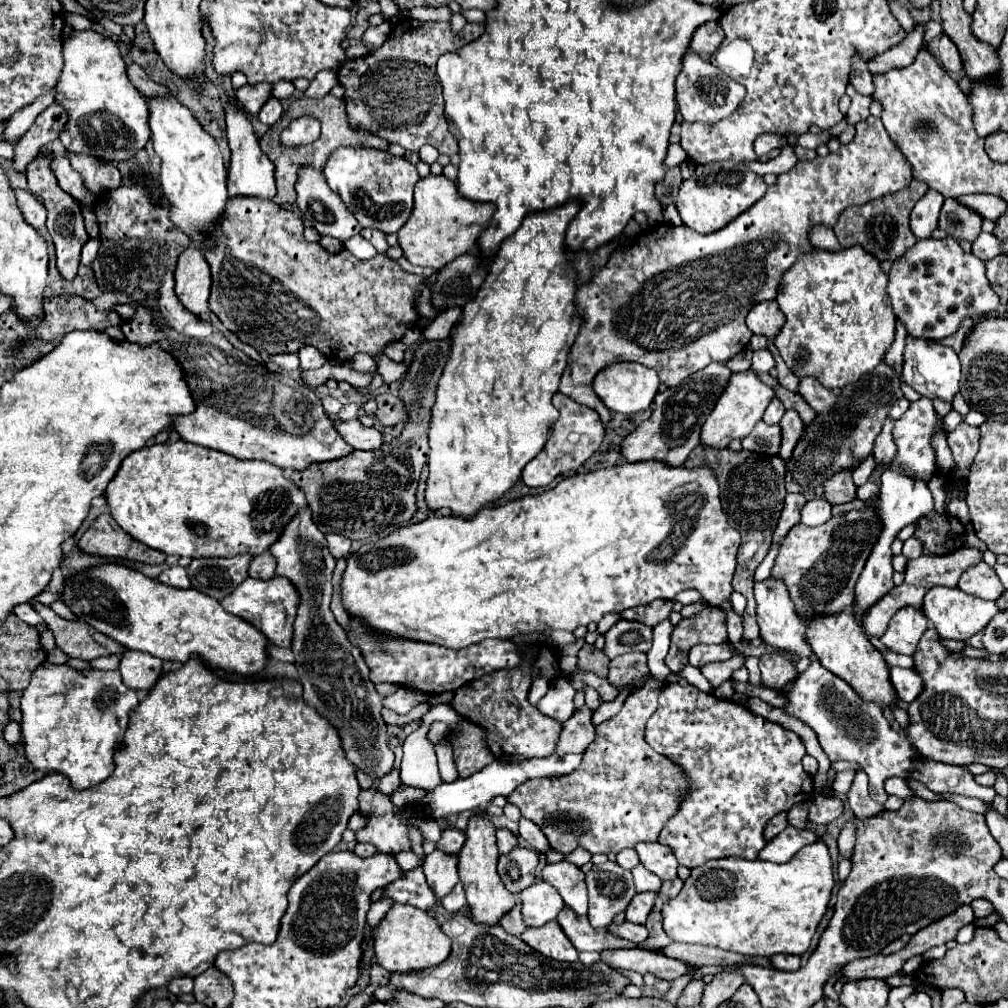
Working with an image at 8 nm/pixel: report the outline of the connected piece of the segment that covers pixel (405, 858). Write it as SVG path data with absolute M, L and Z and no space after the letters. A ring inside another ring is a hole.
M401 852L401 854L397 854L395 856L395 860L399 862L399 866L407 872L407 870L411 870L411 868L415 868L419 862L417 862L417 856L413 854L413 852Z

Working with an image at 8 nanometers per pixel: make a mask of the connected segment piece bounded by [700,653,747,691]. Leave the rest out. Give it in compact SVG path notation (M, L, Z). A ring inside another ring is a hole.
M737 653L731 659L724 662L711 662L703 666L701 673L709 680L715 691L721 683L731 679L733 672L744 666L746 655Z

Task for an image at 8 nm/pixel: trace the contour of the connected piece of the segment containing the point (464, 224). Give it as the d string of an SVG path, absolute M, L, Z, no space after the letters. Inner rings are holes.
M447 176L421 178L415 186L415 204L413 212L397 232L399 246L403 248L403 256L417 266L429 266L433 270L443 268L447 262L455 260L461 254L469 254L477 246L477 236L489 226L491 216L495 212L493 204L471 202L459 196L457 186Z

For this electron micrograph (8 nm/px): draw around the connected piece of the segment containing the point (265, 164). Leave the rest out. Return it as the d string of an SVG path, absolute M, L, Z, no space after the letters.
M229 106L227 110L227 140L231 148L229 160L229 176L227 176L227 190L229 196L251 196L251 198L273 198L277 192L275 186L275 166L259 148L259 138L253 132L251 122L247 120L243 110Z

